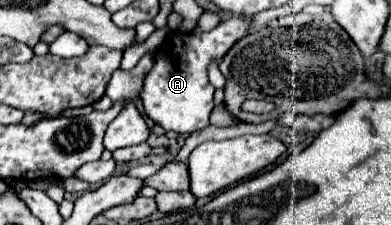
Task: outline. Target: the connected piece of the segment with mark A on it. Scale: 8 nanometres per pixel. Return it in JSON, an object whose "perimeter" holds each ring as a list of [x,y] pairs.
{"perimeter":[[[232,17],[202,35],[172,33],[162,45],[162,51],[166,53],[156,53],[156,63],[146,75],[144,87],[140,91],[146,115],[166,131],[188,135],[206,129],[214,109],[214,87],[208,83],[206,69],[212,59],[220,61],[240,37],[248,35],[248,23],[248,19]]]}

